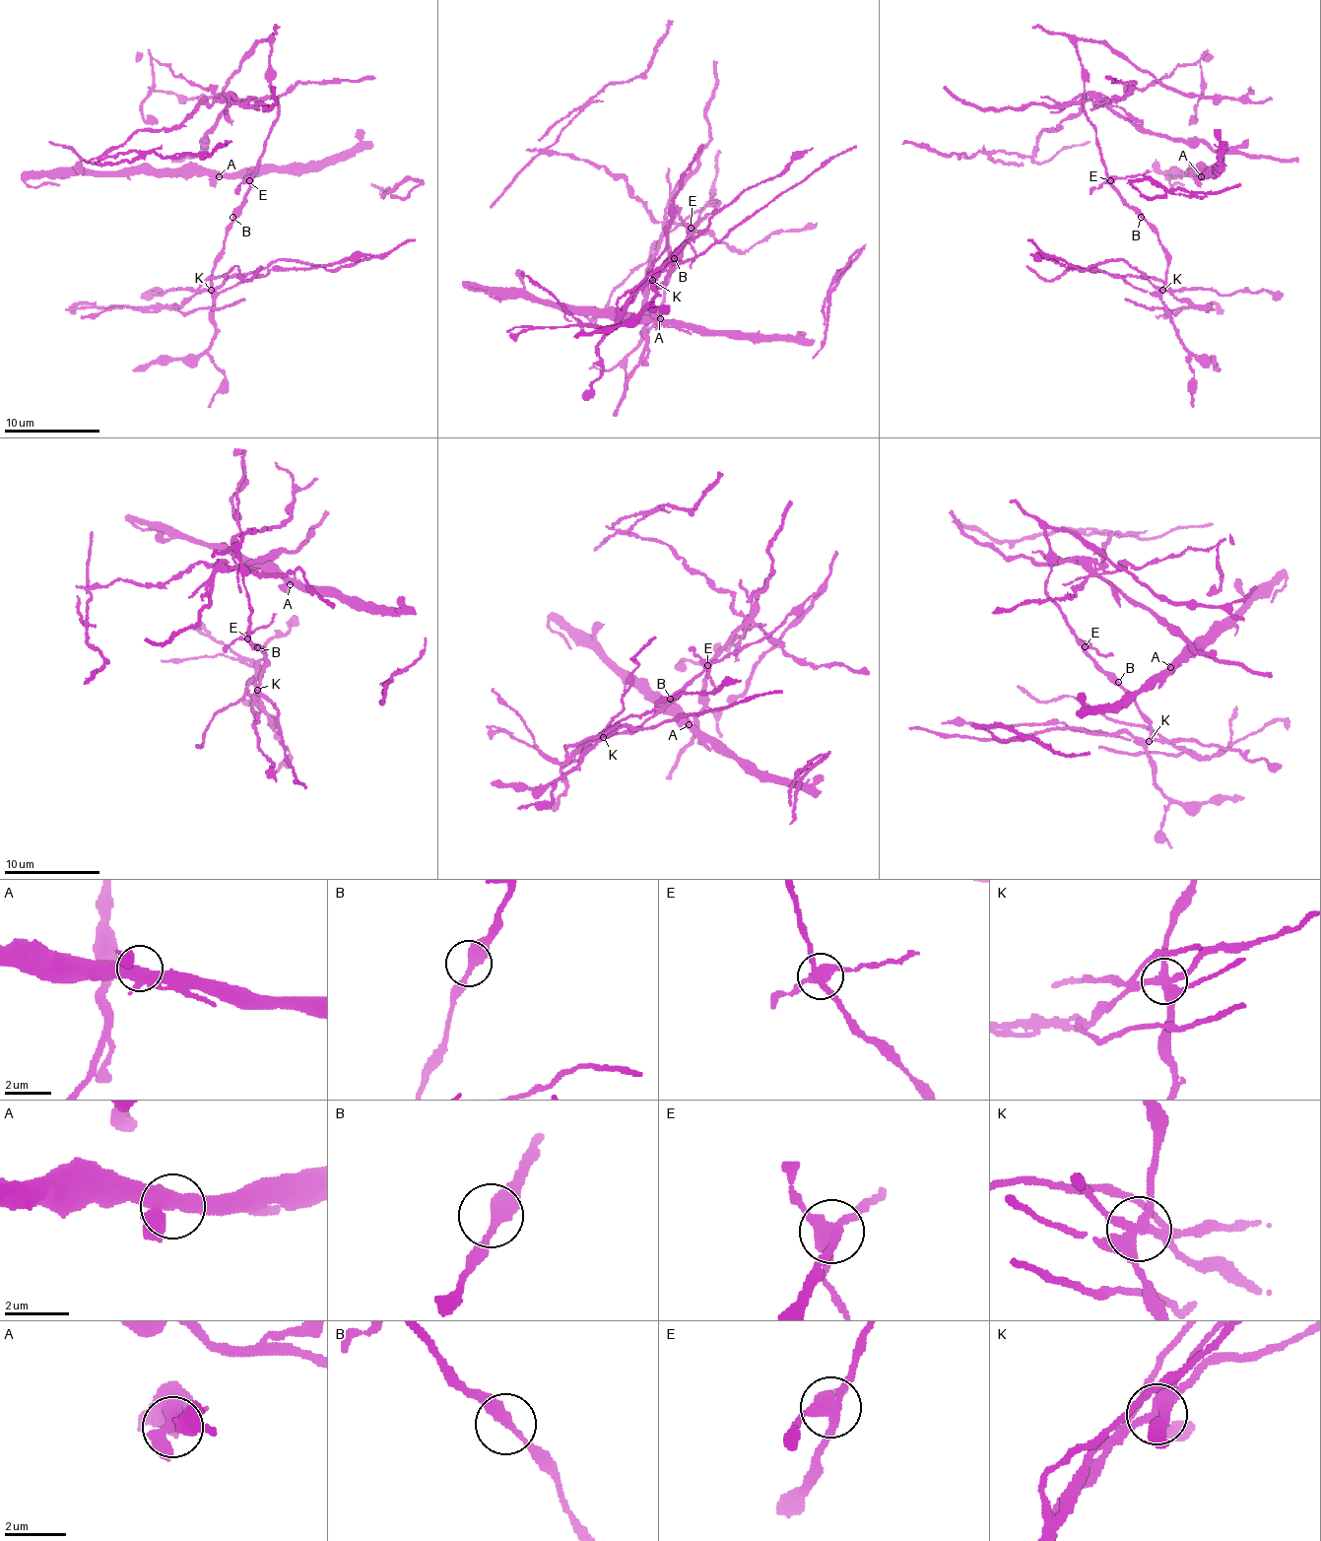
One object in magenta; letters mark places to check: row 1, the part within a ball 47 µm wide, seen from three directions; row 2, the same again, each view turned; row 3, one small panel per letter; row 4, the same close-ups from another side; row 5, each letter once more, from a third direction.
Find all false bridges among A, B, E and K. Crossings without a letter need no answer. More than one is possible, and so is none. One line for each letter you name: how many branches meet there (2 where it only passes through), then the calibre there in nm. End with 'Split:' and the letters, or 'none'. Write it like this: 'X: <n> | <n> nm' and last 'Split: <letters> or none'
E: 4 | 400 nm
K: 5 | 360 nm
Split: E, K

